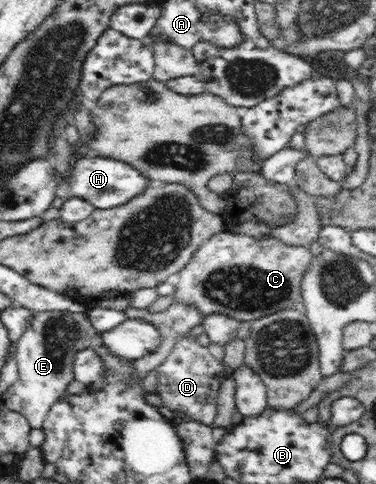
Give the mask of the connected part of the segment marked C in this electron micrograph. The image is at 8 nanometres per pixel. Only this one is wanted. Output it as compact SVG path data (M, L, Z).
M226 229L203 241L189 263L178 272L179 282L174 289L174 301L196 307L203 316L223 313L240 322L252 322L303 302L301 279L309 263L313 263L313 254L307 247L289 246L276 237L256 240L253 236Z

